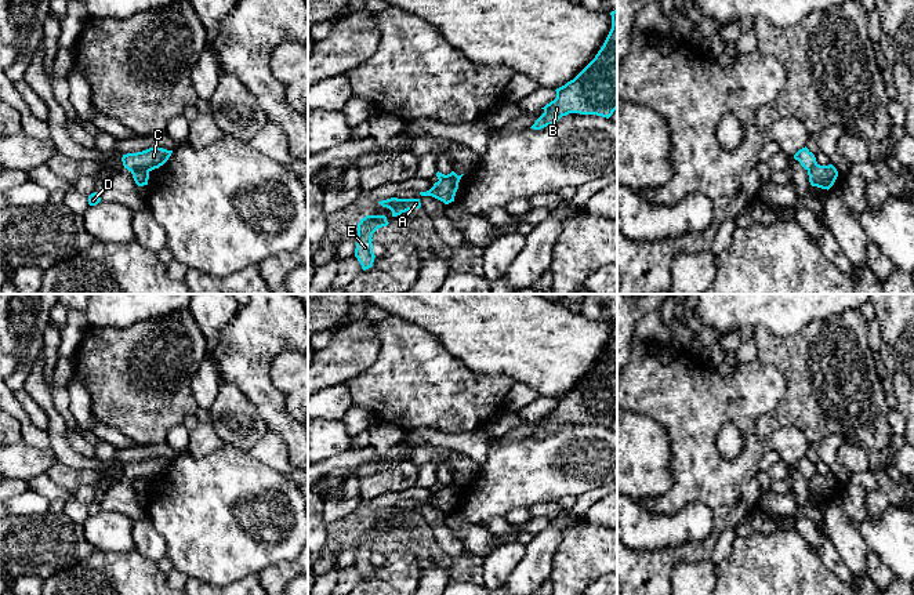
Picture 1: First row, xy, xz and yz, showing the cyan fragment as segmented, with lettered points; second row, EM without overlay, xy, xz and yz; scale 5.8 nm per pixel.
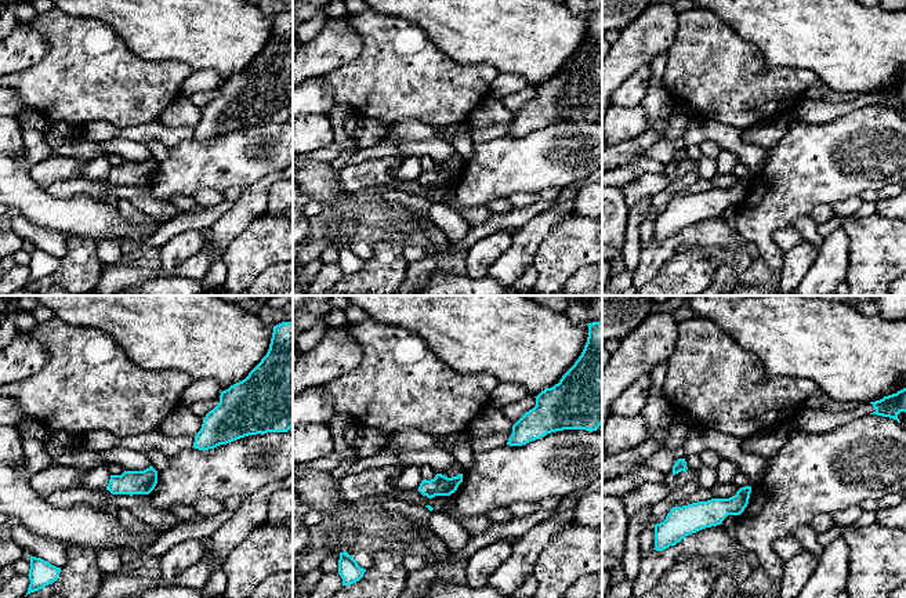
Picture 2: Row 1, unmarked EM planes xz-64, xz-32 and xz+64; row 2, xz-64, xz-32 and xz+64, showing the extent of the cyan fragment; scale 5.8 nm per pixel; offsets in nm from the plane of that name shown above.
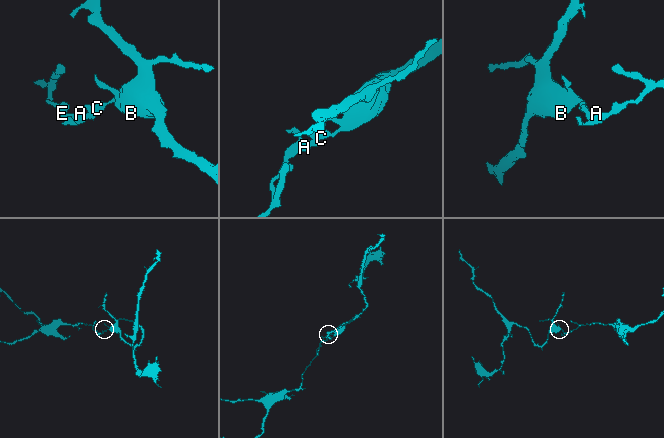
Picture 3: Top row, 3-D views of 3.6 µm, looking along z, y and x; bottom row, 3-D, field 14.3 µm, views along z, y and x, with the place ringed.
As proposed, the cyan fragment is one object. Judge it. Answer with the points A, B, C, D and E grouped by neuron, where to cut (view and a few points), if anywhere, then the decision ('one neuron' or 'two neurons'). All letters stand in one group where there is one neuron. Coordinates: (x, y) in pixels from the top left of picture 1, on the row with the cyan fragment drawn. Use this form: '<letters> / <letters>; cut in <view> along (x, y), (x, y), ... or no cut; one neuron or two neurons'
A D E / B C; cut in xz along (459, 180), (443, 177), (439, 181); two neurons

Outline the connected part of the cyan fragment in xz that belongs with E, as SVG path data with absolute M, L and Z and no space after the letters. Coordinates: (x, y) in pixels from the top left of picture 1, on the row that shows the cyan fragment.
M366 215L358 224L355 257L360 262L363 271L371 268L376 258L371 243L373 233L388 224L385 215Z

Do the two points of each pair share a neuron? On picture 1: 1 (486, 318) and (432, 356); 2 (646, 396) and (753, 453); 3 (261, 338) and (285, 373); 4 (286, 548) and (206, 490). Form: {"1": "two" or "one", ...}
{"1": "two", "2": "one", "3": "two", "4": "one"}

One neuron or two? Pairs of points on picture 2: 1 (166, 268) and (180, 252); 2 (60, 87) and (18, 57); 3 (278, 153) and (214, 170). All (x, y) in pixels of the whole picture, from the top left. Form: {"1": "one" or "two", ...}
{"1": "one", "2": "two", "3": "one"}

